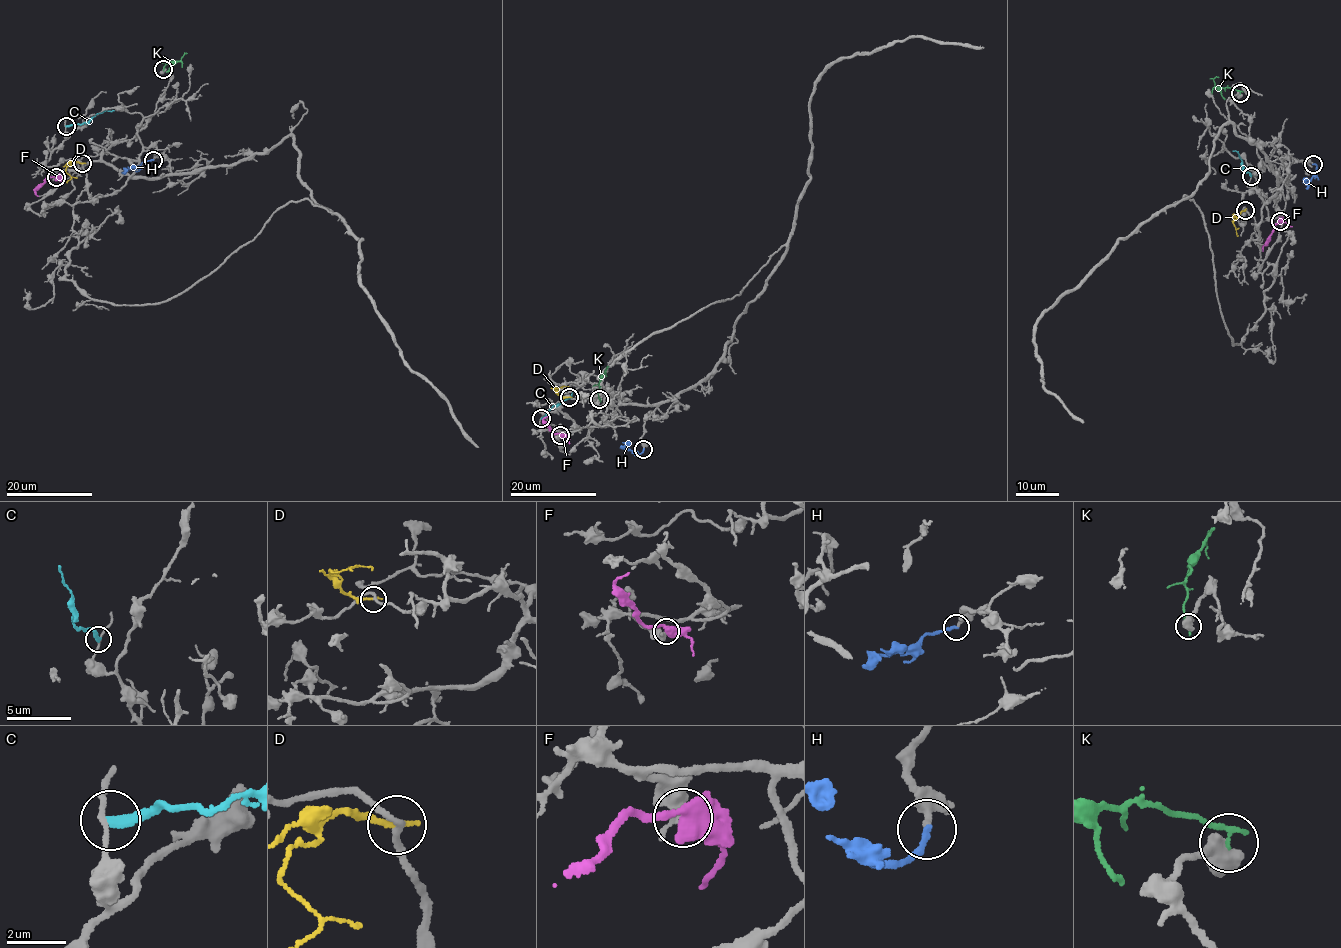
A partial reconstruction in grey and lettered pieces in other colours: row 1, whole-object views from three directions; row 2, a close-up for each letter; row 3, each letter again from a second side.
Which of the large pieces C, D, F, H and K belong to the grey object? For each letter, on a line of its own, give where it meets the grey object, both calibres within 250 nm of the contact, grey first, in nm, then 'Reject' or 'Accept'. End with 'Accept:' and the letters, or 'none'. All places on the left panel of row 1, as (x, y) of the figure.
C: Touches grey at (66, 126). Thickness 150 nm (grey) against 240 nm. Reject
D: Touches grey at (82, 163). Thickness 220 nm (grey) against 240 nm. Reject
F: Touches grey at (56, 177). Thickness 550 nm (grey) against 550 nm. Reject
H: Touches grey at (153, 160). Thickness 220 nm (grey) against 220 nm. Accept
K: Touches grey at (163, 69). Thickness 700 nm (grey) against 190 nm. Reject
Accept: H

